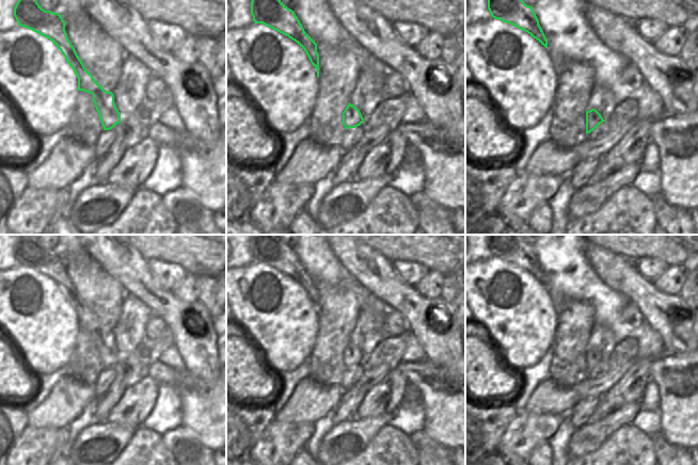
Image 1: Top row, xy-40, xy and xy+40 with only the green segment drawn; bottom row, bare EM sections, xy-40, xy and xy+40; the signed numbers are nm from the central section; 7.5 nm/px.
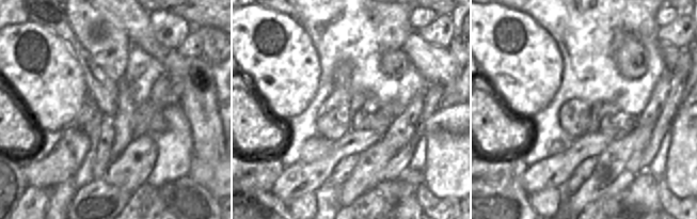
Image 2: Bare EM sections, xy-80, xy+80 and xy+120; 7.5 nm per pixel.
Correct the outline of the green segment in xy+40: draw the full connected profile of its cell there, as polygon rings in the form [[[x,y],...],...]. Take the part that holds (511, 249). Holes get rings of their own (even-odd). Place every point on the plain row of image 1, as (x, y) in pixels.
[[[489,235],[488,248],[493,257],[527,271],[548,287],[548,278],[533,245],[525,243],[520,235]]]

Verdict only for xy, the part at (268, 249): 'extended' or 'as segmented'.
as segmented

